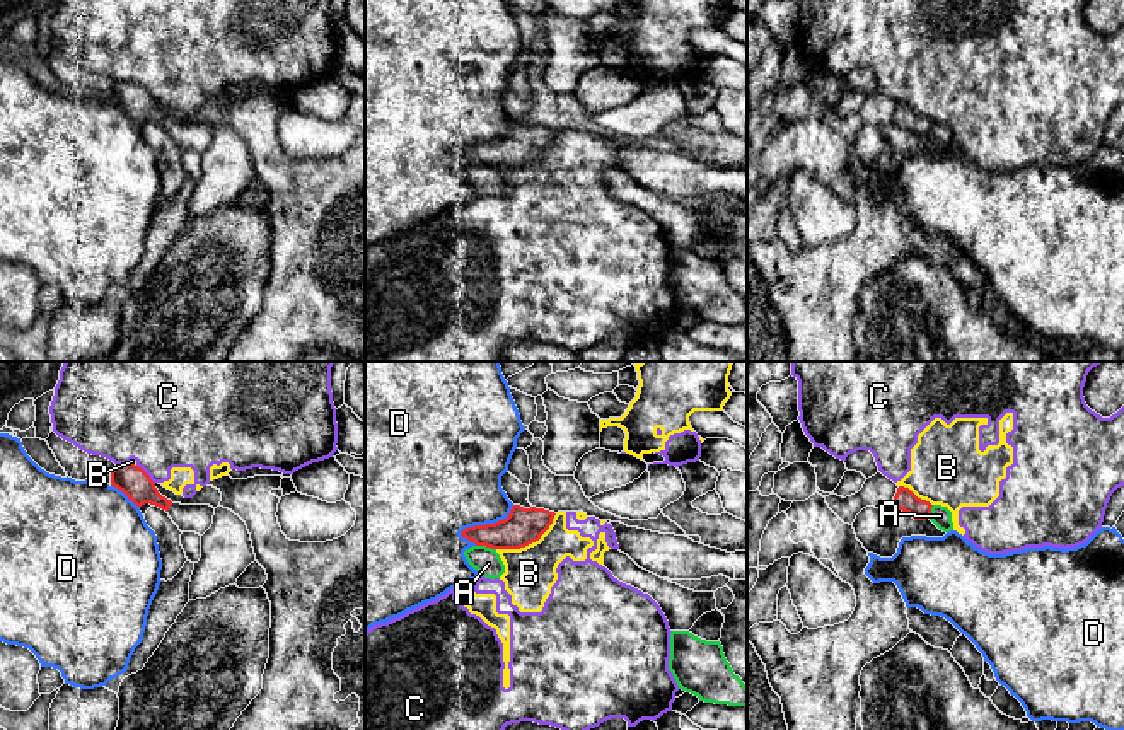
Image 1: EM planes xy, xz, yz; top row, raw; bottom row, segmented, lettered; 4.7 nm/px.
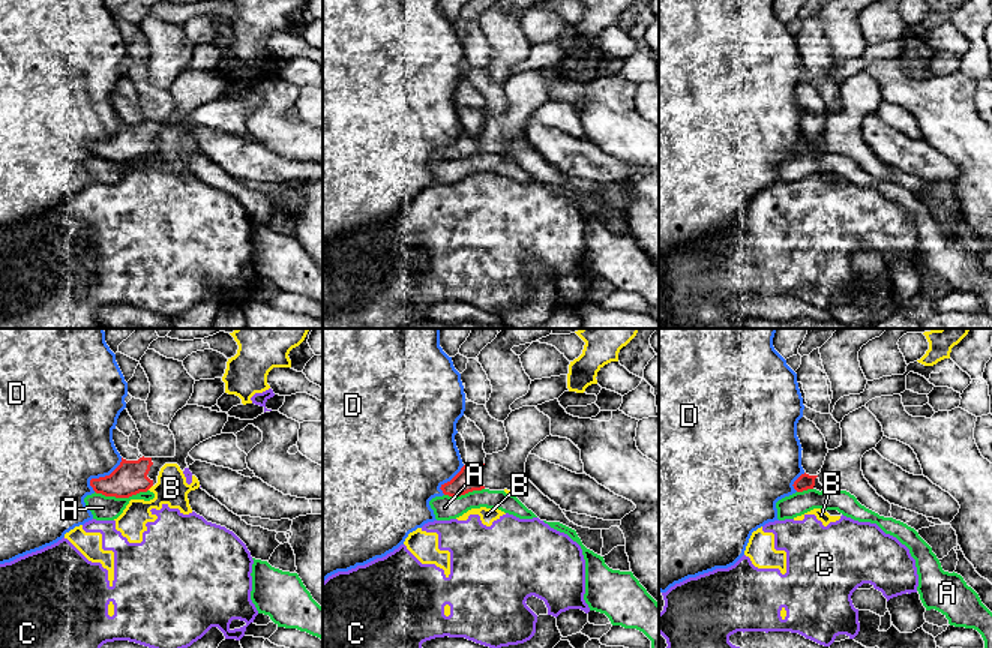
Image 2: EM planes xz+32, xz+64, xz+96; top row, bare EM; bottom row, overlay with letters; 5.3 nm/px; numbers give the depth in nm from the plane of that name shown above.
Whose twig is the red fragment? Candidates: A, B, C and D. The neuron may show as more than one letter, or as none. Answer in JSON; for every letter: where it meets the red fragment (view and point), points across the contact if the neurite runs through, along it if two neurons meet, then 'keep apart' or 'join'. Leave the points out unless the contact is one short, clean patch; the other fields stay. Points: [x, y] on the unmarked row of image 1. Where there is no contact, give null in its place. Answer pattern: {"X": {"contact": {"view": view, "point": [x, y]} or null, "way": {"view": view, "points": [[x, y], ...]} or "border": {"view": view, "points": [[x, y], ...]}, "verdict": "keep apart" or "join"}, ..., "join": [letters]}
{"A": {"contact": {"view": "xz", "point": [486, 164]}, "verdict": "keep apart"}, "B": {"contact": {"view": "xz", "point": [529, 161]}, "verdict": "keep apart"}, "C": {"contact": {"view": "xy", "point": [147, 92]}, "verdict": "keep apart"}, "D": {"contact": {"view": "xz", "point": [488, 142]}, "verdict": "keep apart"}, "join": []}

